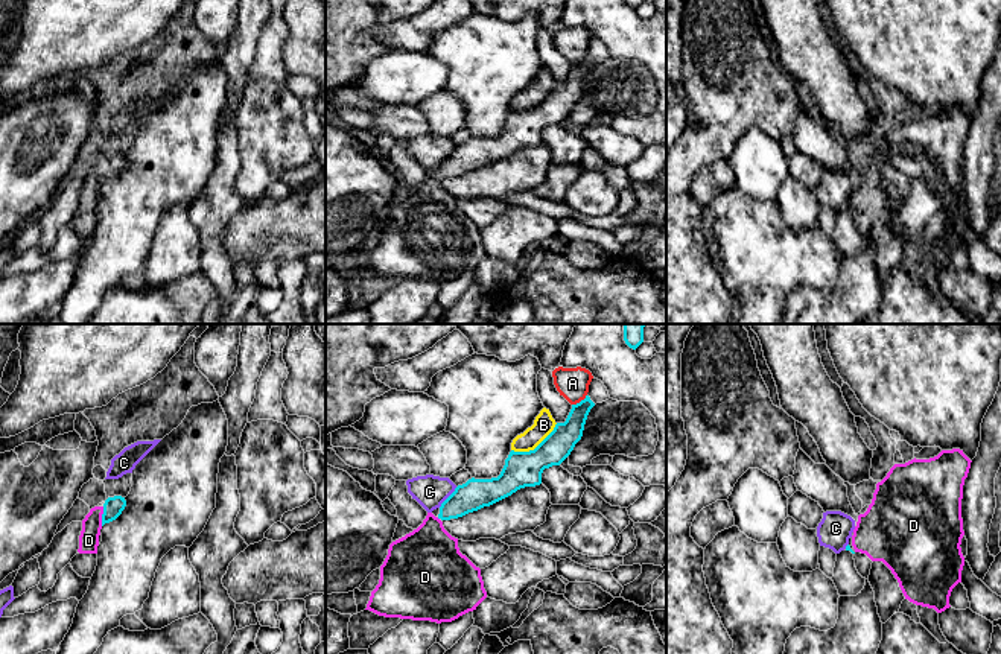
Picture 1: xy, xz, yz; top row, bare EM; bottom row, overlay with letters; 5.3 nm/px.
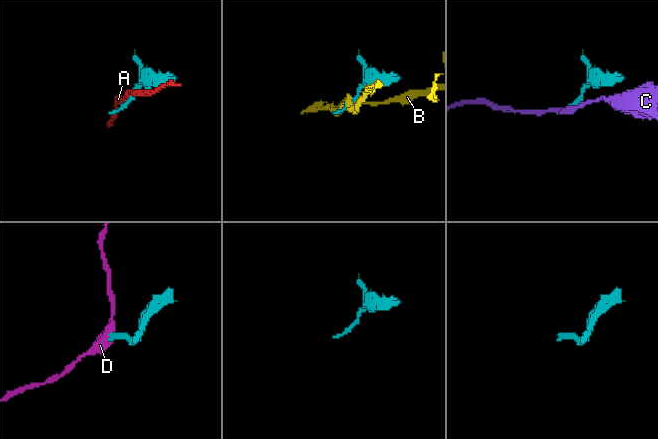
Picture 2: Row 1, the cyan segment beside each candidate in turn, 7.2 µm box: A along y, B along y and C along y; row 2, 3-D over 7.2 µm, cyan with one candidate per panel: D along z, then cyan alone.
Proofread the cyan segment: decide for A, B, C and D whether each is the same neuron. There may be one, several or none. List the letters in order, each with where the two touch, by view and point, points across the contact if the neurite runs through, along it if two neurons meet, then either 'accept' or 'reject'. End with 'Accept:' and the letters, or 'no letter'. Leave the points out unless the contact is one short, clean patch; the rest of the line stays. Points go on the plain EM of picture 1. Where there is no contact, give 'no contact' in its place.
A: meets cyan in xz at (581, 60); border along xz (586, 53), (572, 64); reject
B: meets cyan in xz at (536, 107); reject
C: meets cyan in xz at (448, 157); border along xz (457, 146), (438, 166); reject
D: meets cyan in xy at (102, 175); runs through xy (113, 166), (102, 175), (92, 186), (88, 200); accept
Accept: D

